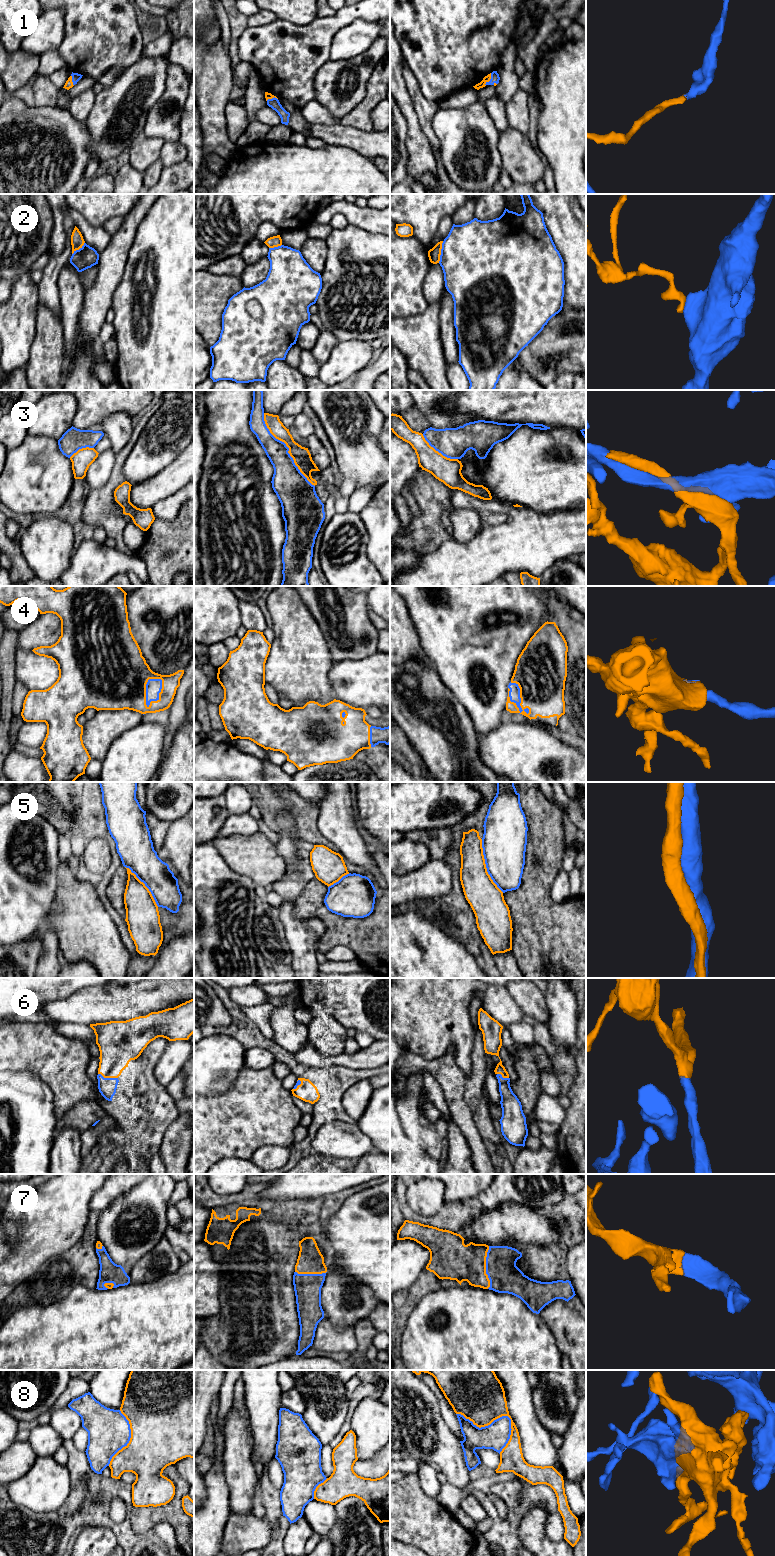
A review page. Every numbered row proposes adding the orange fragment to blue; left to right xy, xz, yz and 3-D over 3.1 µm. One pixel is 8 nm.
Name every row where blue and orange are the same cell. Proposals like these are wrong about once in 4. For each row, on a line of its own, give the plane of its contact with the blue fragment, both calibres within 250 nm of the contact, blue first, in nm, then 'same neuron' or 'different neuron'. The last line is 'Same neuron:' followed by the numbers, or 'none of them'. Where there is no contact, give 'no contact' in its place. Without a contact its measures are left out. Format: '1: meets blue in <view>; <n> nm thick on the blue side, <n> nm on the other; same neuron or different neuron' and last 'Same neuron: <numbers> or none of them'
1: meets blue in yz; 70 nm thick on the blue side, 50 nm on the other; same neuron
2: meets blue in yz; 500 nm thick on the blue side, 100 nm on the other; different neuron
3: meets blue in xz; 240 nm thick on the blue side, 150 nm on the other; same neuron
4: meets blue in yz; 90 nm thick on the blue side, 400 nm on the other; same neuron
5: meets blue in yz; 360 nm thick on the blue side, 260 nm on the other; same neuron
6: meets blue in xy; 150 nm thick on the blue side, 280 nm on the other; same neuron
7: meets blue in yz; 260 nm thick on the blue side, 300 nm on the other; same neuron
8: meets blue in yz; 220 nm thick on the blue side, 400 nm on the other; same neuron
Same neuron: 1, 3, 4, 5, 6, 7, 8

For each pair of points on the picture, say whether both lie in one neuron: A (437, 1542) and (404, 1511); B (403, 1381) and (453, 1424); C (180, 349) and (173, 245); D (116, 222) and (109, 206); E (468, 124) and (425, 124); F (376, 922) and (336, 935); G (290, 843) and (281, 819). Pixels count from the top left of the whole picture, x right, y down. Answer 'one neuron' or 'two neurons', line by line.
A: one neuron
B: two neurons
C: one neuron
D: two neurons
E: two neurons
F: one neuron
G: one neuron

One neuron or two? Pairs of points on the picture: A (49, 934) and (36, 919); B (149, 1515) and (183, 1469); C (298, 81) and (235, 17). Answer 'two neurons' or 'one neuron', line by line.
A: two neurons
B: two neurons
C: two neurons

